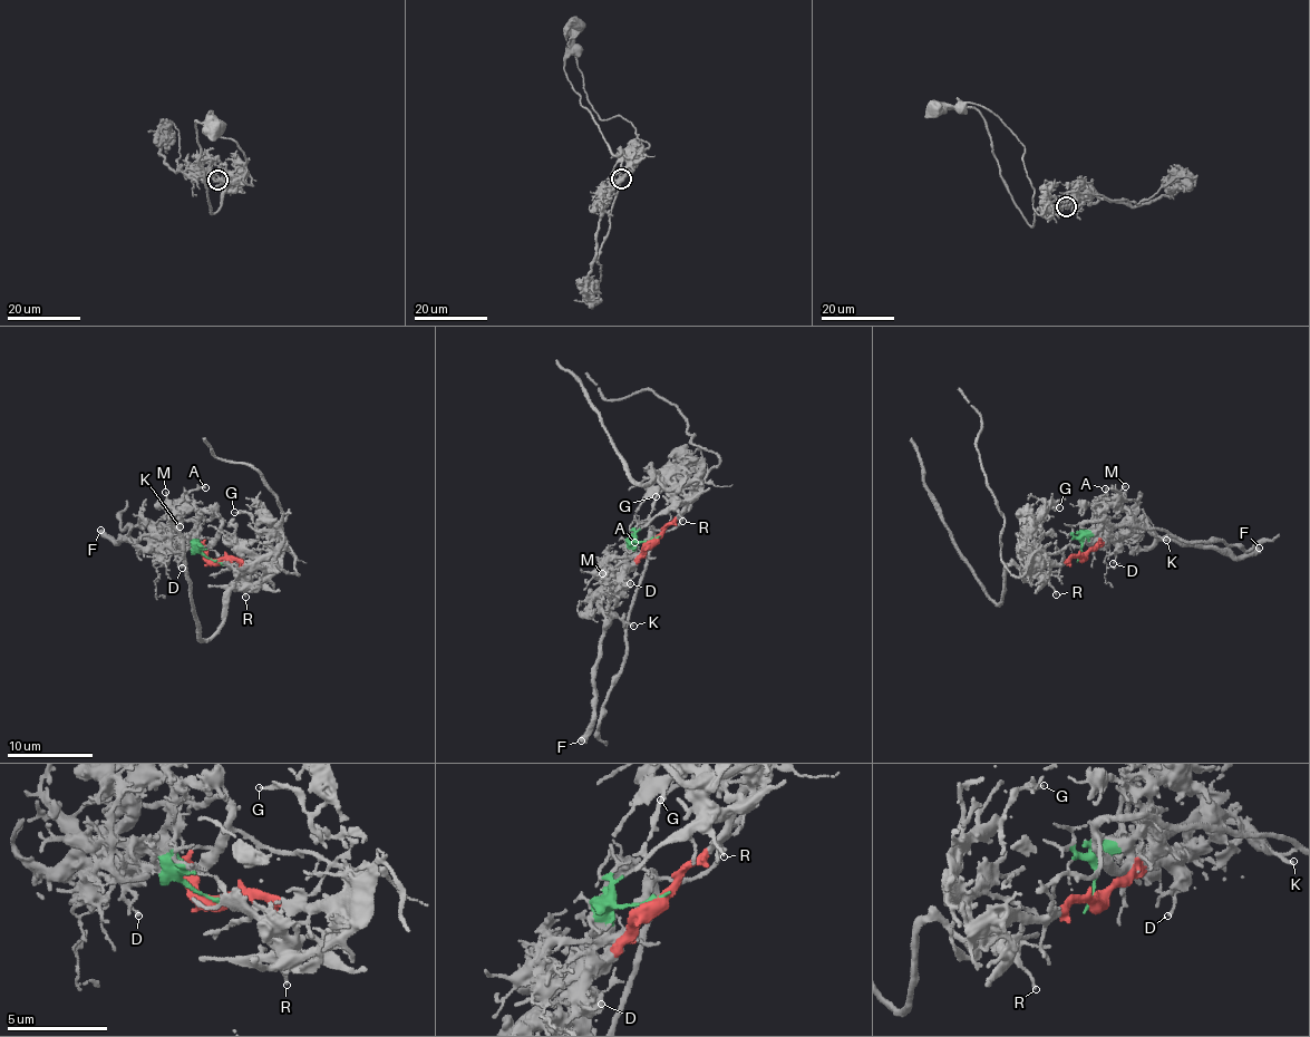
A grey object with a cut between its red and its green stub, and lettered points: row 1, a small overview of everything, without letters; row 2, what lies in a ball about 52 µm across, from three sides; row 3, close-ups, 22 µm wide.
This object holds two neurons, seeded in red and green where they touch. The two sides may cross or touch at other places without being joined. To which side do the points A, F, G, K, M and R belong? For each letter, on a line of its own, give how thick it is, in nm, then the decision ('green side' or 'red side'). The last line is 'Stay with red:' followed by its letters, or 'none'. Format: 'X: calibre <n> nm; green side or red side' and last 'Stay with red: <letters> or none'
A: calibre 150 nm; green side
F: calibre 550 nm; red side
G: calibre 150 nm; red side
K: calibre 190 nm; red side
M: calibre 160 nm; green side
R: calibre 150 nm; red side
Stay with red: F, G, K, R

